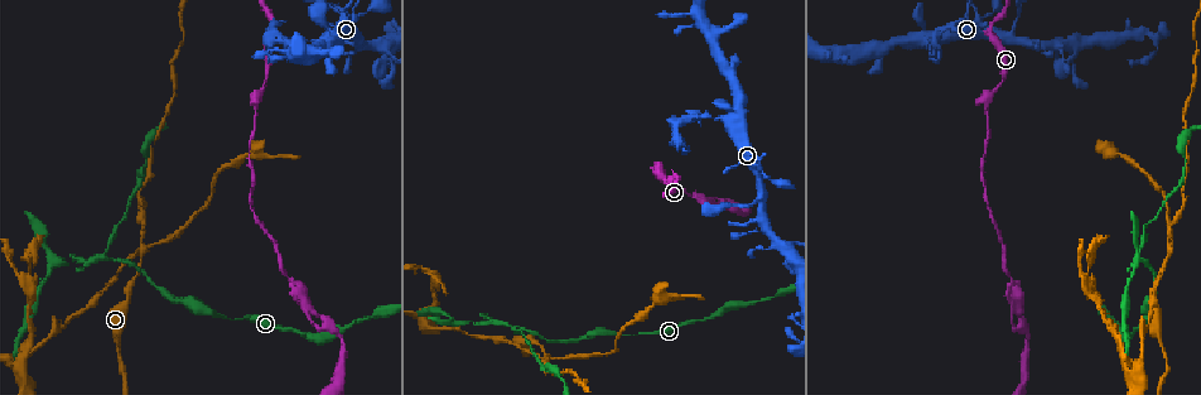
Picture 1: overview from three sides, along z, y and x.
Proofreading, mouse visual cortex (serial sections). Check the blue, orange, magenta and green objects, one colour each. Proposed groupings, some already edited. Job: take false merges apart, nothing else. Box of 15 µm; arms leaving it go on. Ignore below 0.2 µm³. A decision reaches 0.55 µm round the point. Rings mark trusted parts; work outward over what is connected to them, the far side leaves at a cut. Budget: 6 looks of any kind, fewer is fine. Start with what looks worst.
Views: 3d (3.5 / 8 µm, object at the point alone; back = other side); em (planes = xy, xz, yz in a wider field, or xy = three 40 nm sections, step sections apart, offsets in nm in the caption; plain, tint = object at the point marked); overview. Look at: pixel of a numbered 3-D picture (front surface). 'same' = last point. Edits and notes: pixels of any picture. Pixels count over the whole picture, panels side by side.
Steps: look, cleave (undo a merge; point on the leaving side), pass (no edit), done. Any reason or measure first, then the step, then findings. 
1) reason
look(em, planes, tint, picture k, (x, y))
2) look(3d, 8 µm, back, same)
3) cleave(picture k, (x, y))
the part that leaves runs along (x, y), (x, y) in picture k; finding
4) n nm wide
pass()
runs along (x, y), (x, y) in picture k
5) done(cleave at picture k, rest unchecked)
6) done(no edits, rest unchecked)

sharp bend
look(3d, 8 µm, back, picture 1, (141, 252))

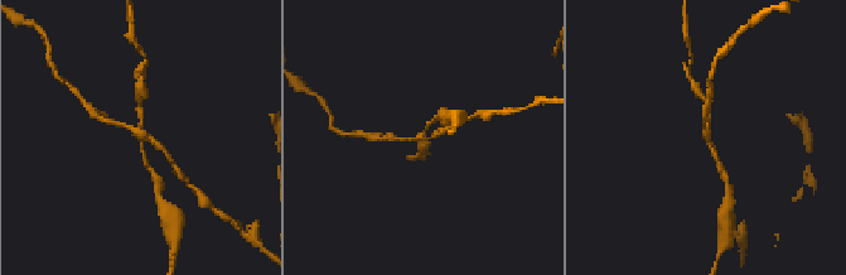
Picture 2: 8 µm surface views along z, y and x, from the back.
look(3d, 3.5 µm, back, picture 2, (423, 134))

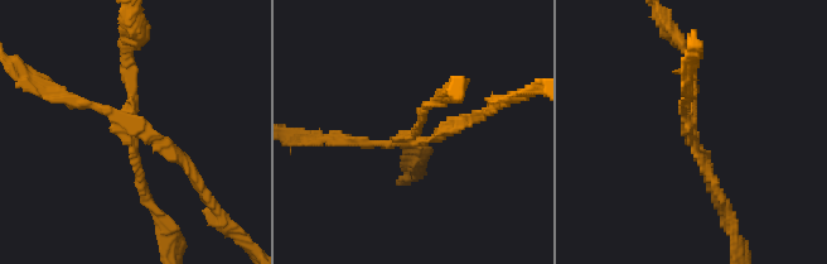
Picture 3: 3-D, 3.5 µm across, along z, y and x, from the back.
4 arms
cleave(picture 3, (354, 140))
the part that leaves runs along (420, 142), (497, 106) in picture 3; a second cell is stuck on

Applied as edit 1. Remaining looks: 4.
see it whole again
look(overview)

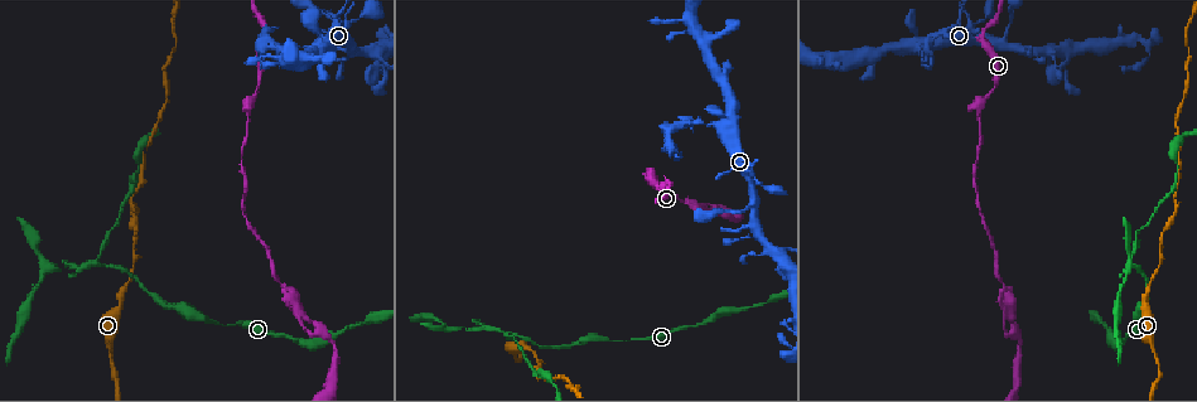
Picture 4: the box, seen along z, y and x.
abrupt turn
look(em, planes, tint, picture 4, (688, 121))

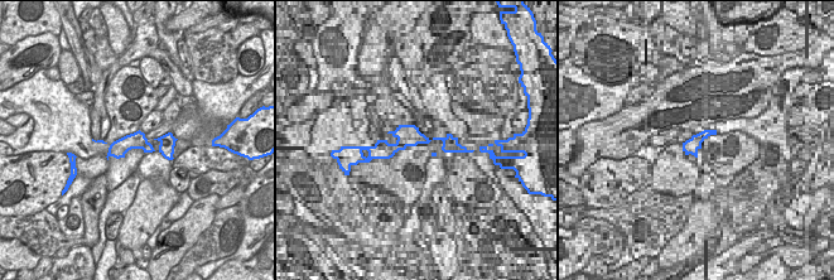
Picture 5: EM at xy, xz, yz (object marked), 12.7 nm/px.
look(3d, 3.5 µm, same)

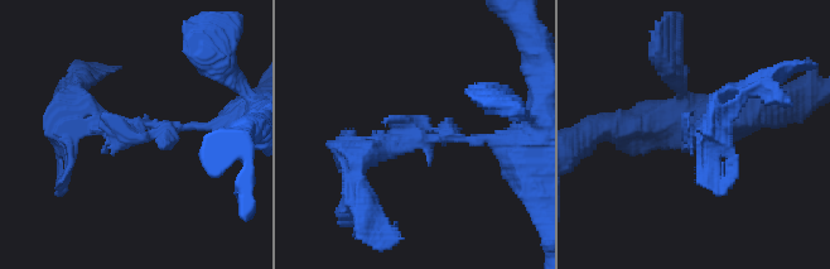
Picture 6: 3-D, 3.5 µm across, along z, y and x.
pass()
runs along (207, 126), (138, 138), (76, 91) in picture 6; continuous, no second cell

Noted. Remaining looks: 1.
done(cleave at picture 3, rest unchecked)

